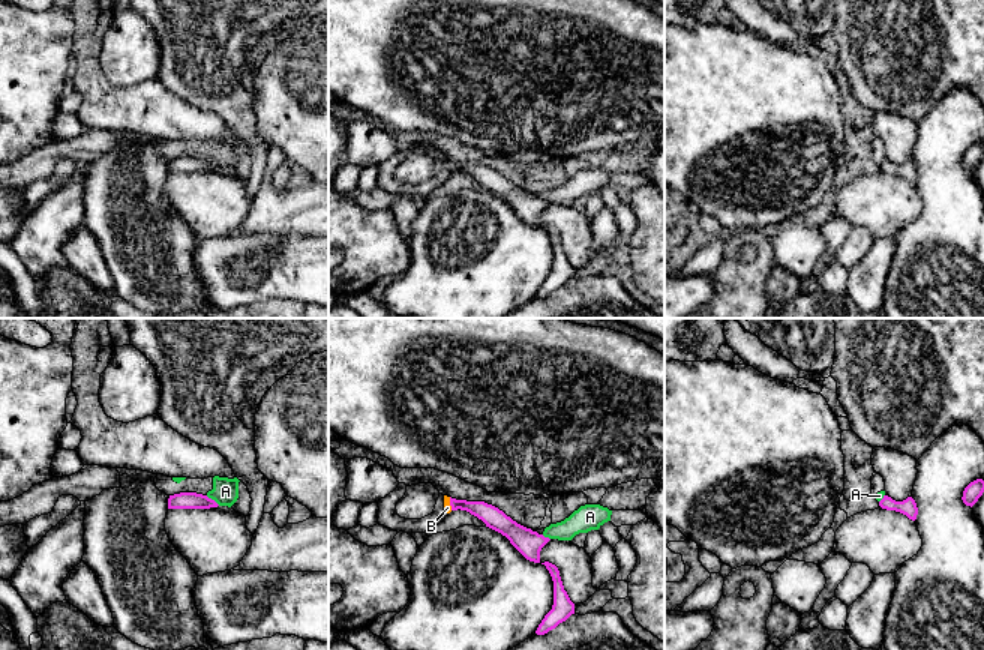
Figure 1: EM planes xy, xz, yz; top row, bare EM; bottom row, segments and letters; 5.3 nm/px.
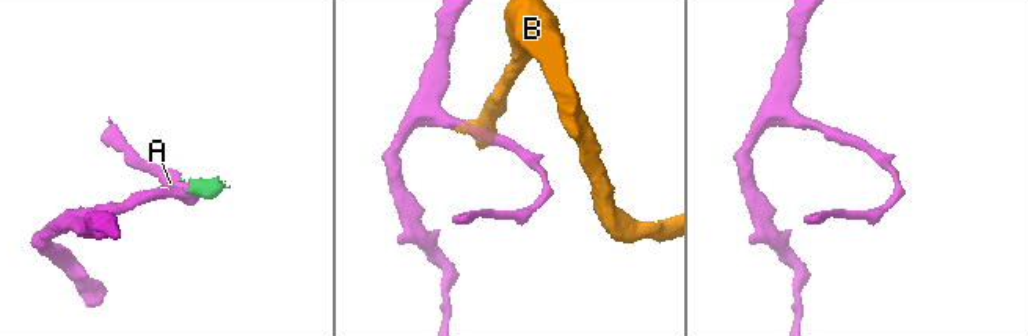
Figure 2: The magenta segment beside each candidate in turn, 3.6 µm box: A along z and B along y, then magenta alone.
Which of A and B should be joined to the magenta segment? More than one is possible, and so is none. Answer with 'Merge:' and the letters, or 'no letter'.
Merge: no letter

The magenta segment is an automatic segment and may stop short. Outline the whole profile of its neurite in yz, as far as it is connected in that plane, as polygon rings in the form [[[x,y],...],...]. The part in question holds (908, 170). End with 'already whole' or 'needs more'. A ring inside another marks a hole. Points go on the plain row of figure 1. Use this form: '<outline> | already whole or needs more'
[[[884,159],[884,162],[879,165],[879,170],[886,174],[900,176],[912,185],[915,185],[916,179],[918,179],[918,171],[916,171],[916,167],[912,161],[908,161],[903,165],[896,165],[891,161]]] | already whole

